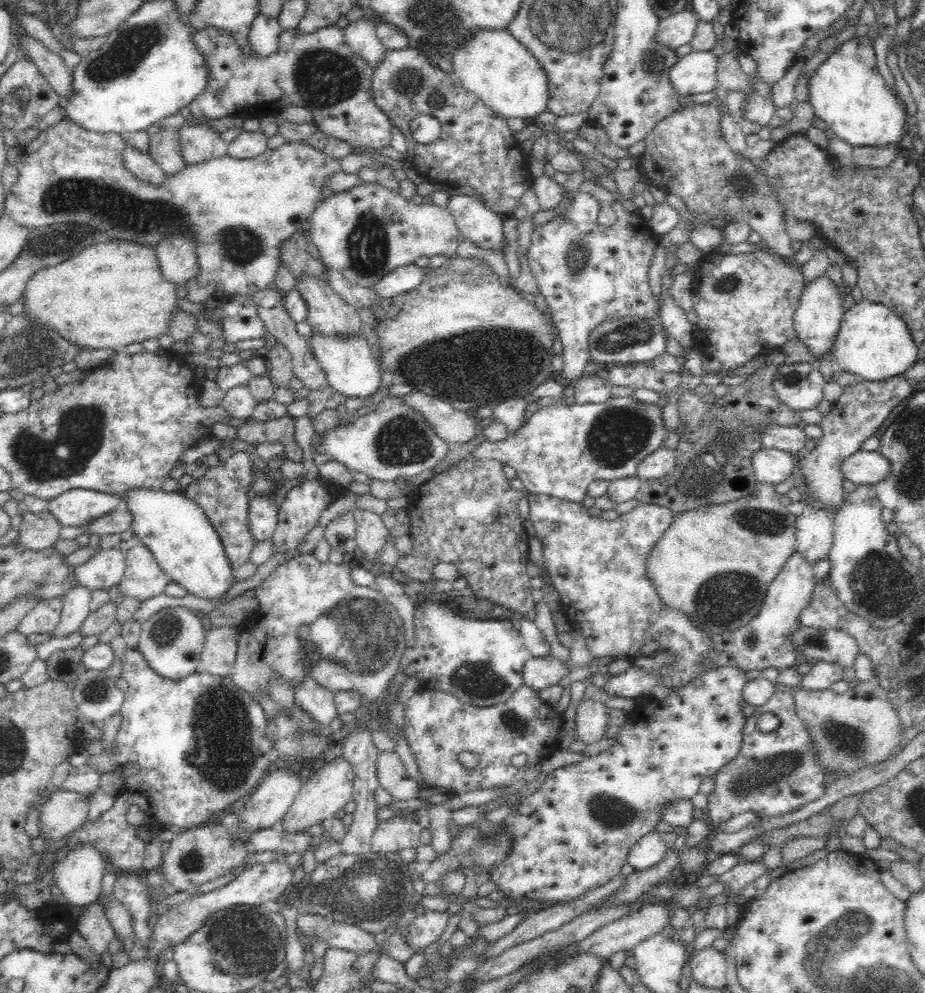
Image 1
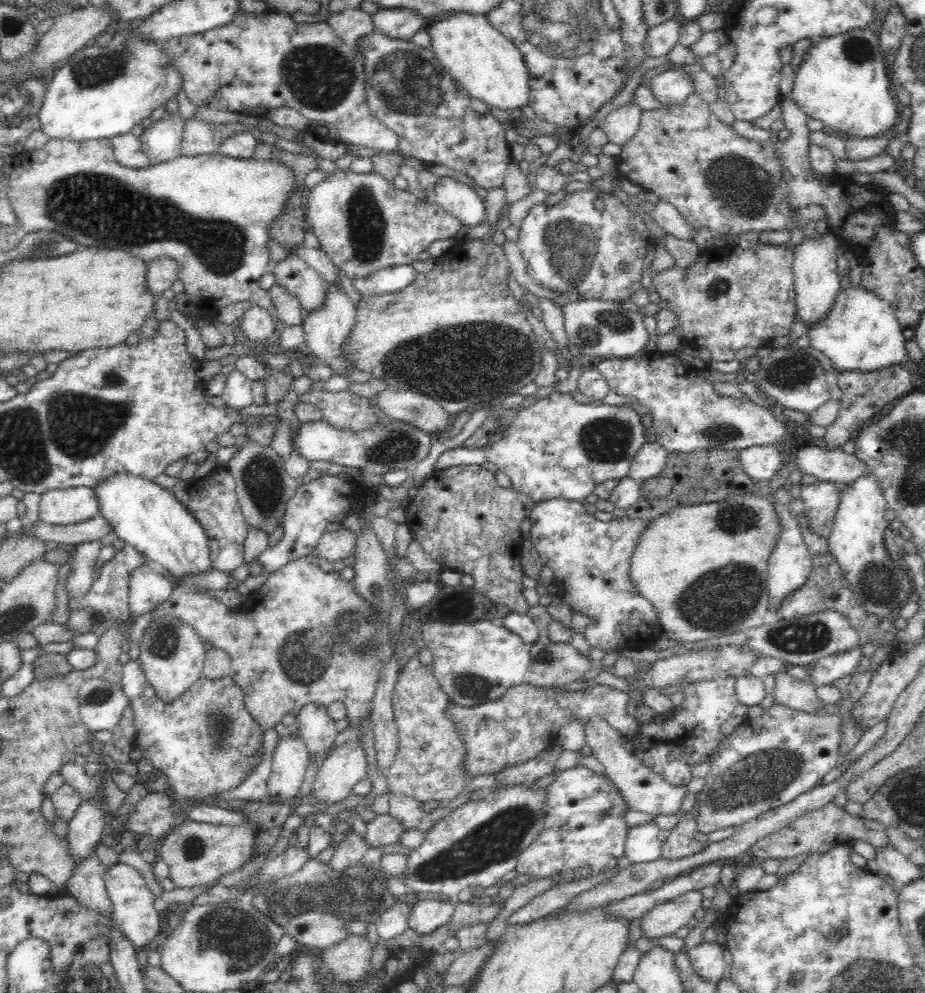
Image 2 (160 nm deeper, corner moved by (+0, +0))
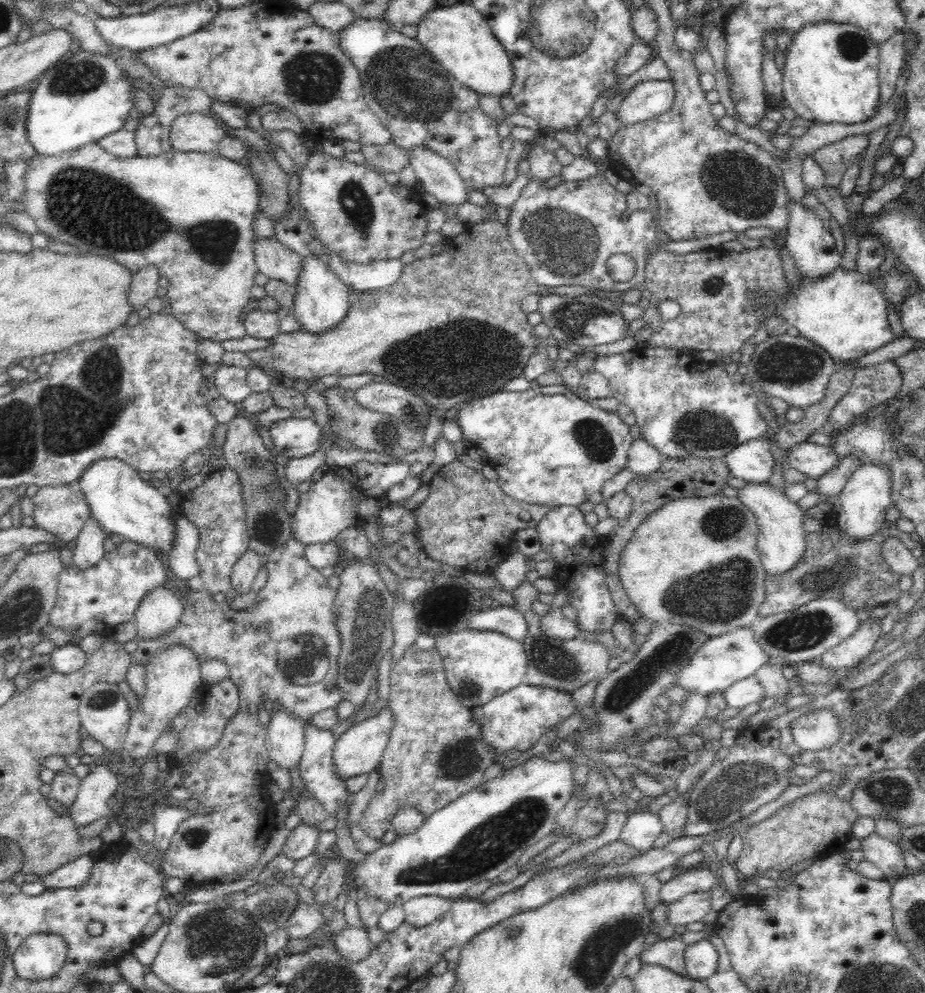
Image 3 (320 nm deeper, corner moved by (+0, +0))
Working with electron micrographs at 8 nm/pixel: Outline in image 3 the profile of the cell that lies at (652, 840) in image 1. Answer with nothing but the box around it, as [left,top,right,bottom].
[619,810,664,852]

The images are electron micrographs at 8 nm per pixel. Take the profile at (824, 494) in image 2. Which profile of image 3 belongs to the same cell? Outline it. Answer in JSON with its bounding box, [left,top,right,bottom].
[815,453,861,499]

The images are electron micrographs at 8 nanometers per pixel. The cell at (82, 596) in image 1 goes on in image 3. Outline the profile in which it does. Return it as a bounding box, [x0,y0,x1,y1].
[73,516,108,568]

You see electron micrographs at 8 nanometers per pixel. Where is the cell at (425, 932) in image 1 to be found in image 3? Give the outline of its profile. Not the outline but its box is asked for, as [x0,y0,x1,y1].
[403,896,454,927]

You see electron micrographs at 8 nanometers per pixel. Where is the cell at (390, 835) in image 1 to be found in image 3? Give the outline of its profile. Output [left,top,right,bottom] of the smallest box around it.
[359,642,498,839]

